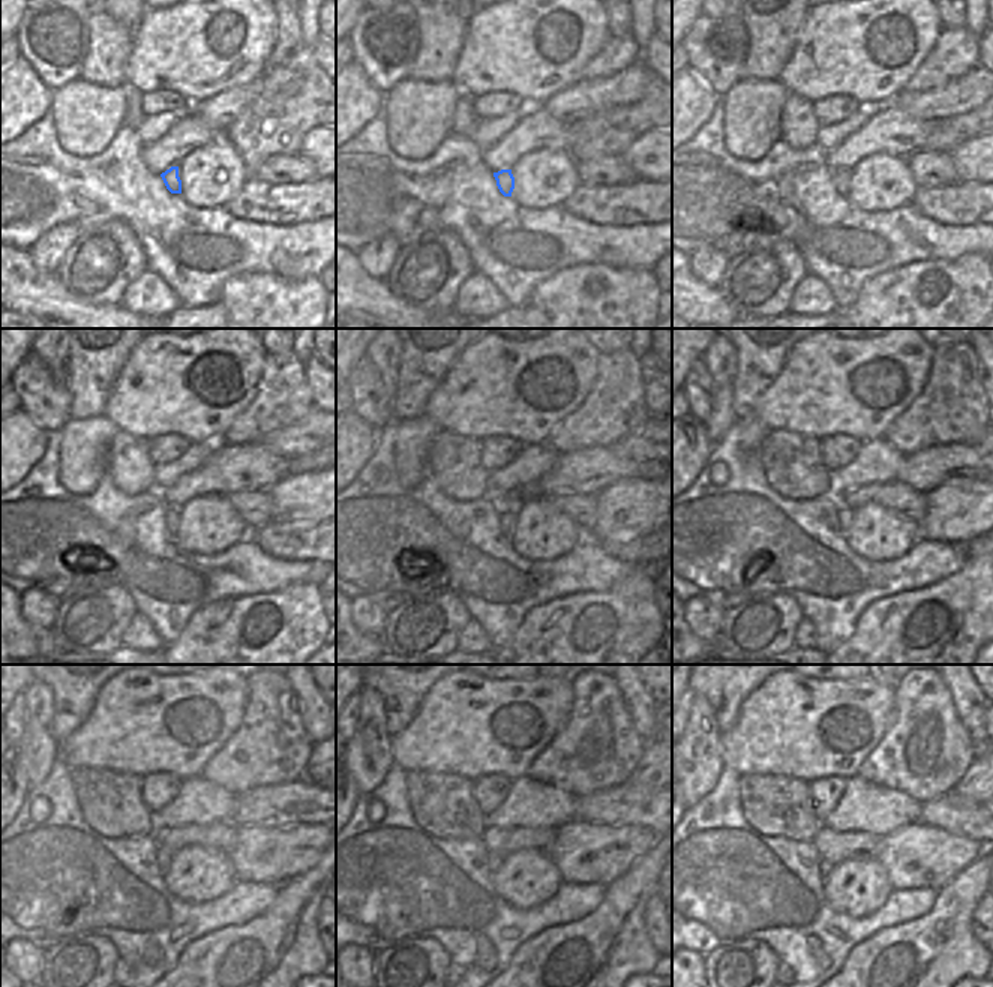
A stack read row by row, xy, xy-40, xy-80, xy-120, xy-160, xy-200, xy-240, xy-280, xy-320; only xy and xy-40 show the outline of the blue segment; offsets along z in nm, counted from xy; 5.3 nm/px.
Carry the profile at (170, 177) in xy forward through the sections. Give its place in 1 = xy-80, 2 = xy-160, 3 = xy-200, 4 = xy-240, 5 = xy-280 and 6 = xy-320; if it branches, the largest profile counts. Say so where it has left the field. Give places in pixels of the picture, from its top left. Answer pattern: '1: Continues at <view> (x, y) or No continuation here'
1: Continues at xy-80 (842, 177)
2: Continues at xy-160 (507, 516)
3: Continues at xy-200 (845, 515)
4: Continues at xy-240 (164, 855)
5: Continues at xy-280 (494, 860)
6: Continues at xy-320 (827, 867).

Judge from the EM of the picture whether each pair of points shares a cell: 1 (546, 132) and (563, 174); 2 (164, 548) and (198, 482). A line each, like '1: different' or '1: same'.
1: different
2: different

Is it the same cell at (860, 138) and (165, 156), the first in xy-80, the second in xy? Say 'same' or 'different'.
same

